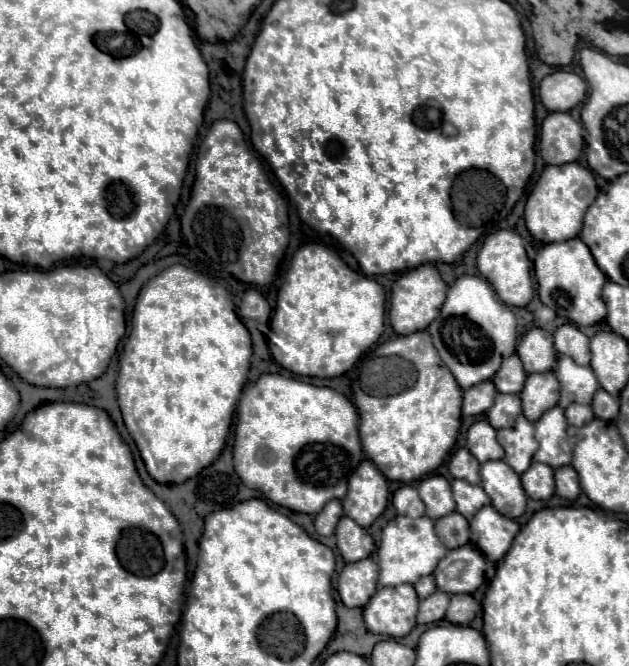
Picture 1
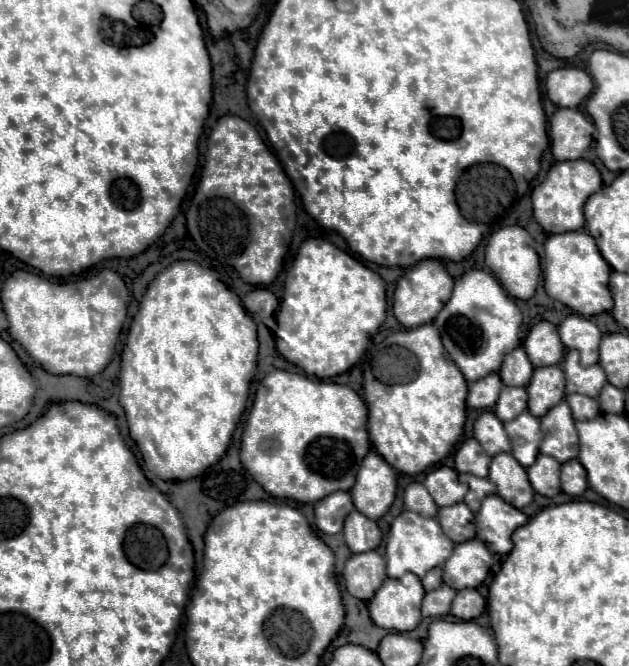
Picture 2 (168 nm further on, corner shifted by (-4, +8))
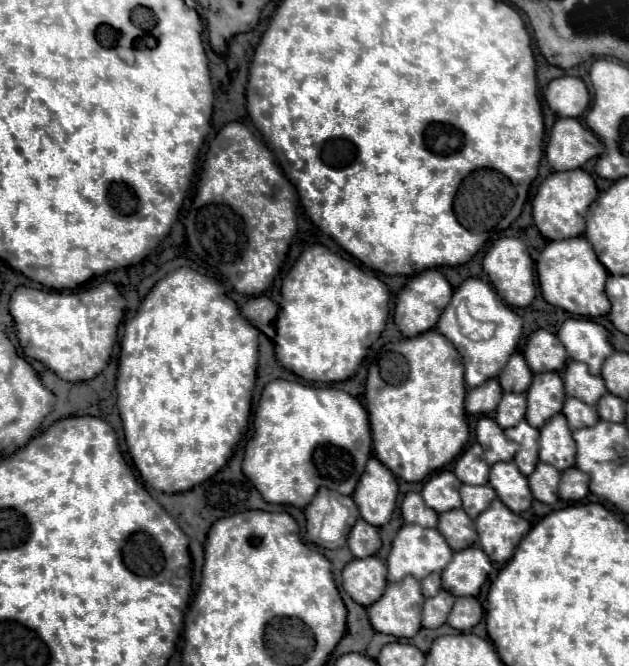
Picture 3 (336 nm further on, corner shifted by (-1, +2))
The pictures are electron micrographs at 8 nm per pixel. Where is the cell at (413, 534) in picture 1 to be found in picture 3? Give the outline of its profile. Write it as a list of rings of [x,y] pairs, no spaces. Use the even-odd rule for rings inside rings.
[[[403,524],[393,540],[389,558],[387,558],[387,580],[397,582],[403,580],[405,576],[415,576],[417,580],[423,580],[425,576],[433,572],[441,572],[453,556],[453,550],[449,544],[445,544],[445,538],[435,530],[435,528],[417,528],[415,524]]]

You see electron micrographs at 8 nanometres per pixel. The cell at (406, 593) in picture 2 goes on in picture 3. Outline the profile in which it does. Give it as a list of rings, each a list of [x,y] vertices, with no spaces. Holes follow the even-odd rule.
[[[407,576],[395,584],[387,584],[381,600],[367,608],[371,626],[381,634],[413,638],[421,628],[423,600],[421,582],[413,576]]]

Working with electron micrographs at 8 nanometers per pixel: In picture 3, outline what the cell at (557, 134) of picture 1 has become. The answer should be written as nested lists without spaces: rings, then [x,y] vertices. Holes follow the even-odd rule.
[[[559,118],[549,134],[545,154],[551,168],[563,172],[583,168],[587,160],[603,154],[603,146],[597,136],[583,128],[575,118]]]

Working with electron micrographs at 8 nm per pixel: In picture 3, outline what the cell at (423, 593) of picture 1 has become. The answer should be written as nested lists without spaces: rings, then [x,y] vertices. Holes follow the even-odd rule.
[[[439,574],[427,576],[427,578],[421,580],[421,586],[423,586],[423,596],[425,596],[425,598],[435,596],[435,594],[441,590],[441,576],[439,576]]]

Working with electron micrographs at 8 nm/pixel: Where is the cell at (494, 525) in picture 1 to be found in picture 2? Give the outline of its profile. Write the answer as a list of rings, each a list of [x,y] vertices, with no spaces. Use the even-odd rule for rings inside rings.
[[[500,496],[484,498],[476,514],[476,536],[492,550],[492,554],[508,554],[512,550],[512,532],[528,520],[524,512],[508,506]]]

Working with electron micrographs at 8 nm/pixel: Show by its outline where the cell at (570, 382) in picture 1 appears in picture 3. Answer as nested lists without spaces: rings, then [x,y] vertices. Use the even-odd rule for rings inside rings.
[[[573,360],[565,366],[563,382],[565,382],[567,396],[573,396],[573,398],[577,398],[589,406],[595,406],[597,400],[607,392],[601,376],[589,374],[585,364],[573,362]]]

